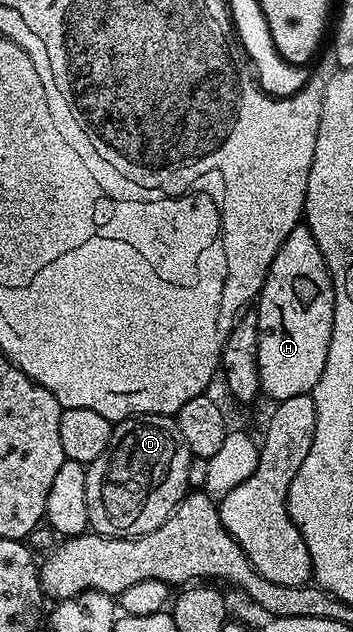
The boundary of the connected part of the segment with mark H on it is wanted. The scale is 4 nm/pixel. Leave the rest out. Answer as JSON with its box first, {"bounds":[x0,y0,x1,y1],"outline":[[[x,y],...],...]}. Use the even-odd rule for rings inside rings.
{"bounds":[254,224,334,403],"outline":[[[301,224],[294,227],[290,232],[290,236],[286,236],[286,240],[278,248],[278,252],[268,269],[266,280],[260,289],[259,299],[254,306],[254,313],[258,324],[258,380],[260,381],[260,394],[263,397],[272,398],[273,403],[290,400],[290,396],[311,394],[318,384],[318,376],[322,376],[322,368],[326,368],[326,352],[330,348],[330,336],[334,324],[334,288],[332,287],[332,271],[329,270],[326,260],[322,256],[322,252],[318,248],[314,236],[309,232],[307,225]]]}

